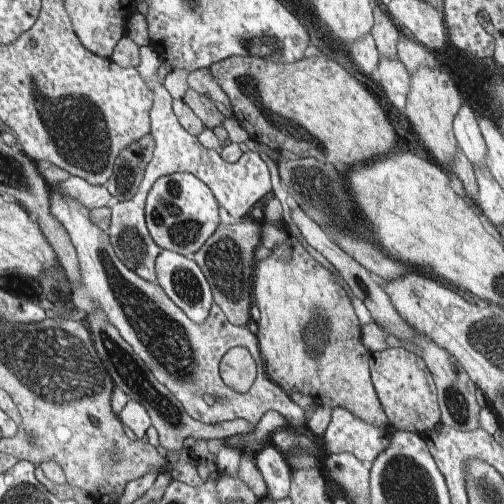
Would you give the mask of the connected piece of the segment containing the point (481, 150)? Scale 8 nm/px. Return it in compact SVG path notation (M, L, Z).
M462 104L453 120L453 131L457 140L457 146L468 157L473 166L487 166L486 143L477 116L470 110L470 106Z

